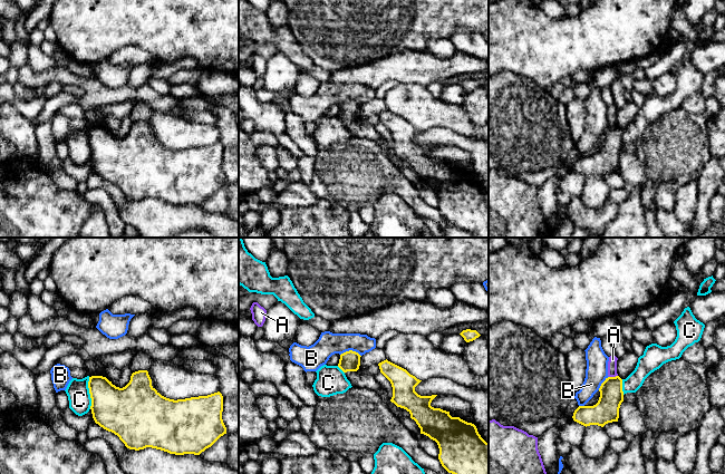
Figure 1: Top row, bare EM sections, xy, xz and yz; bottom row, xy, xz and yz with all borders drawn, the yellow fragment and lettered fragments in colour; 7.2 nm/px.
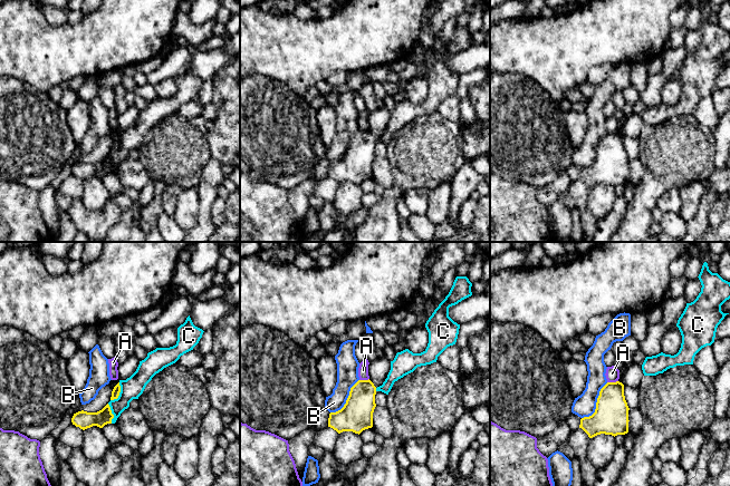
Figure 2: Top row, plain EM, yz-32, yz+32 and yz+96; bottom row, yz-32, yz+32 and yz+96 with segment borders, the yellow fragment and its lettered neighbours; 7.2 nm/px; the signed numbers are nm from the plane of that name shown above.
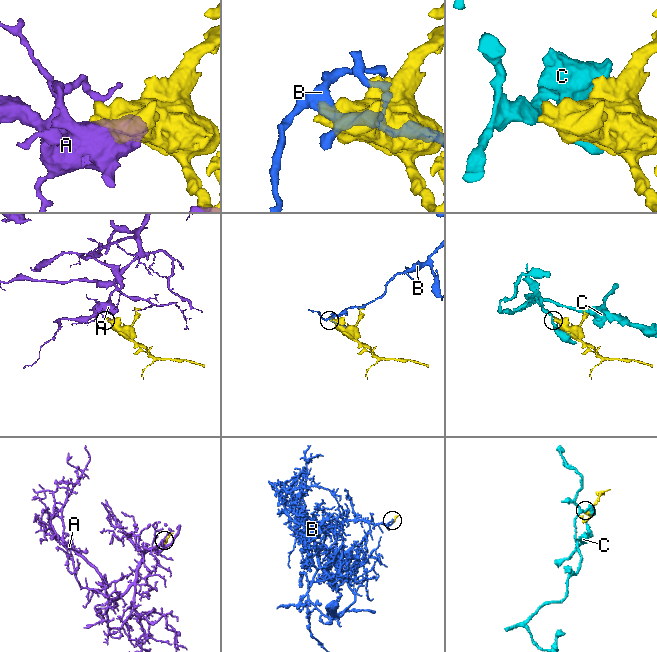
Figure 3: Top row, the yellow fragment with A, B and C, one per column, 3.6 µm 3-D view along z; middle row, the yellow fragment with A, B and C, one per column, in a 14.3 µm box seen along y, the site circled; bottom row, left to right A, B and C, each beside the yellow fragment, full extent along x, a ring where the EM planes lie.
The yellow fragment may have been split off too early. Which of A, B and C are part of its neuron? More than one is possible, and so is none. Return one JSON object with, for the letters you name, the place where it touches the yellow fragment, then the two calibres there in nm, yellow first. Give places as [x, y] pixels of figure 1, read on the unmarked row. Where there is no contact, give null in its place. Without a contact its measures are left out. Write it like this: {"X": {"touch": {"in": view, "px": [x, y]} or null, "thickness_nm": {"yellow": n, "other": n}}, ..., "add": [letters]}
{"add": []}

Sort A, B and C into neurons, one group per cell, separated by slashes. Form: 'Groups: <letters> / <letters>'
Groups: A / B / C

